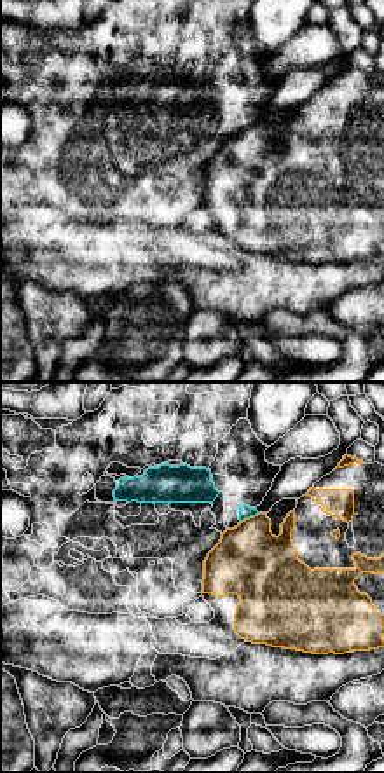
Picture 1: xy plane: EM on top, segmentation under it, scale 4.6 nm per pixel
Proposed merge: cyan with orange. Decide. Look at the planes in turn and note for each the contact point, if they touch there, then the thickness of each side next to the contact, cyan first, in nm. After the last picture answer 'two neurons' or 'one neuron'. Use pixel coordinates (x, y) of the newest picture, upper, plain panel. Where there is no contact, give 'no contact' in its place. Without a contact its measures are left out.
(250, 124) | 60/320 nm

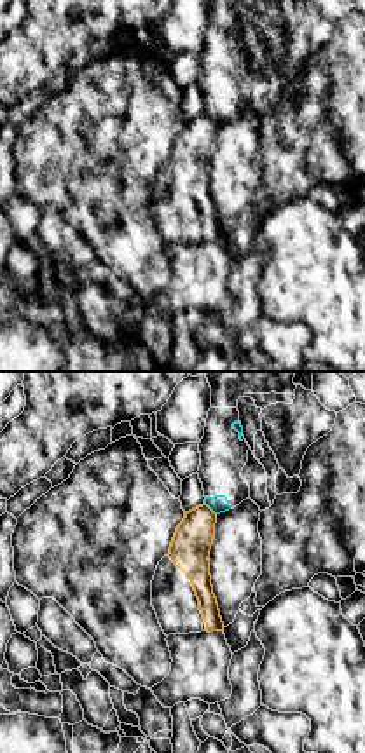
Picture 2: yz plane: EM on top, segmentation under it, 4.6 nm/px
(210, 117) | 80/180 nm

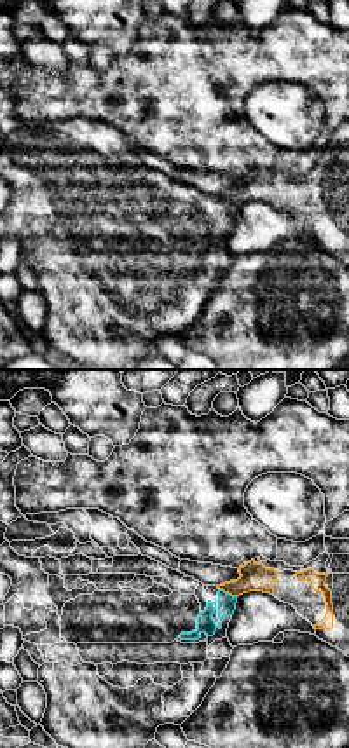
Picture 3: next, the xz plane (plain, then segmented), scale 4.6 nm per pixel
(227, 203) | 80/130 nm

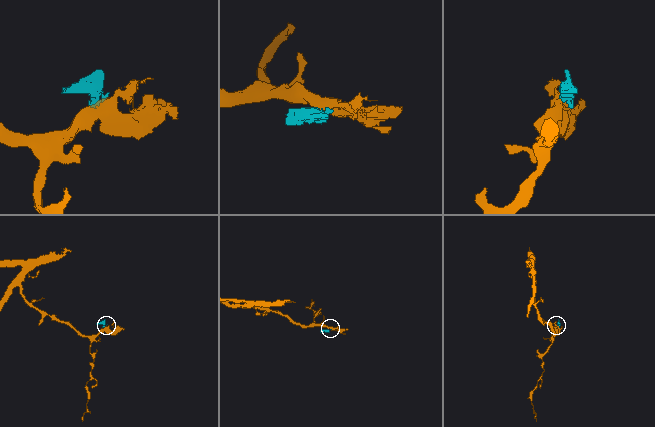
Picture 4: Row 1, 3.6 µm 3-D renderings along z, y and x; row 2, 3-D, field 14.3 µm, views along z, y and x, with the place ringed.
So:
two neurons

